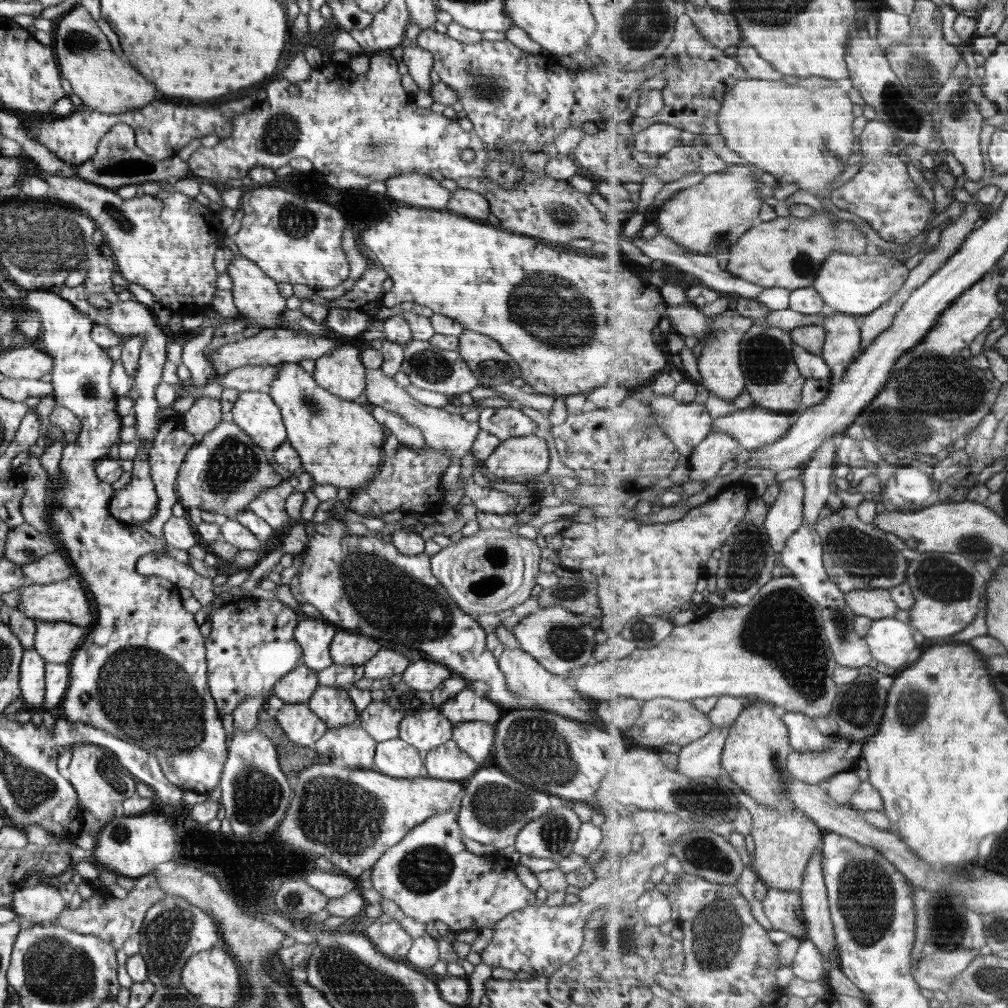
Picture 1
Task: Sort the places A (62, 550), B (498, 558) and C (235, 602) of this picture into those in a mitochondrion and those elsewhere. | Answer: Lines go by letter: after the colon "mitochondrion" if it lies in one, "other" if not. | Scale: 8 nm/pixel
A: other
B: mitochondrion
C: other

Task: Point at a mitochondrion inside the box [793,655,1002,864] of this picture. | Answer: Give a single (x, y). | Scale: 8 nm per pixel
(856, 710)

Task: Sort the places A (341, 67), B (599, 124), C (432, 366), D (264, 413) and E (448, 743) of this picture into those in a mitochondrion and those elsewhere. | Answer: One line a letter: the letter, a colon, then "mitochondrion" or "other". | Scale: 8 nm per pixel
A: other
B: other
C: mitochondrion
D: other
E: other

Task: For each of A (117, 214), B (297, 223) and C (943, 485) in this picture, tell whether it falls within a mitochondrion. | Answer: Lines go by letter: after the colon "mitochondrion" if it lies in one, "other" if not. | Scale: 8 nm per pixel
A: mitochondrion
B: mitochondrion
C: other

